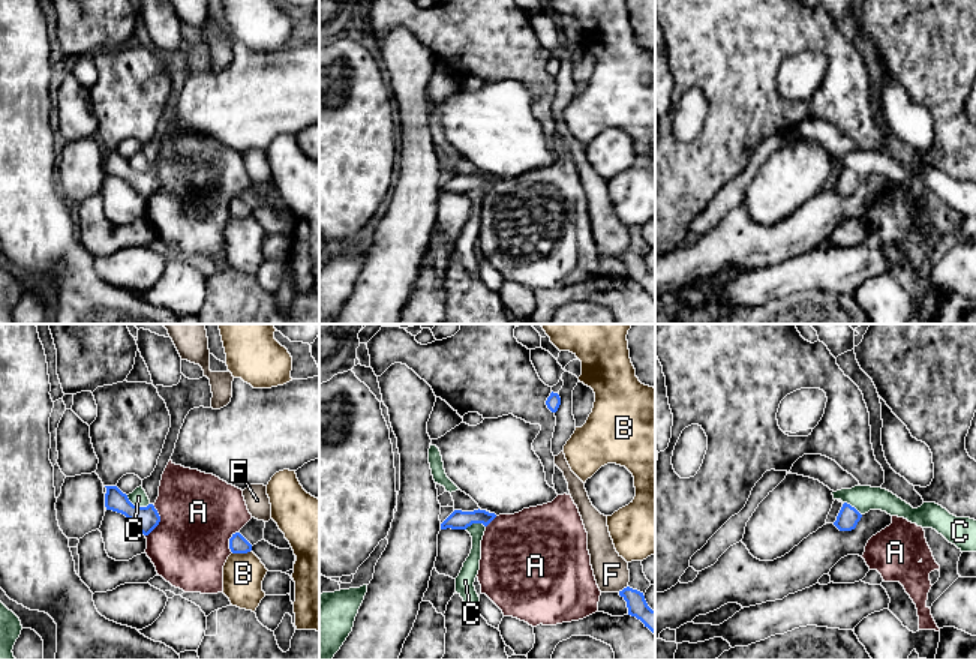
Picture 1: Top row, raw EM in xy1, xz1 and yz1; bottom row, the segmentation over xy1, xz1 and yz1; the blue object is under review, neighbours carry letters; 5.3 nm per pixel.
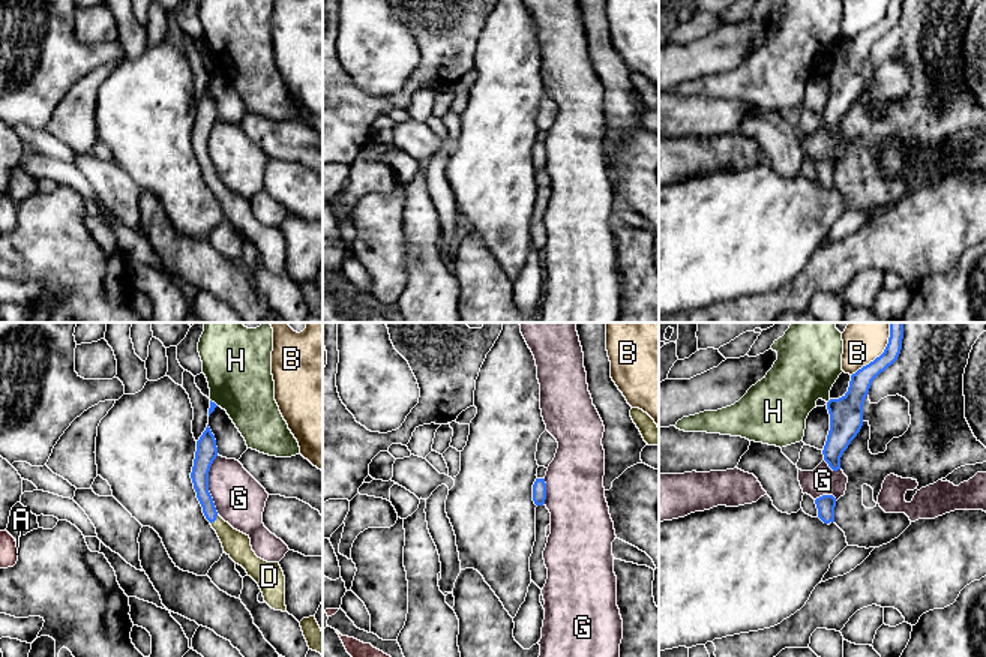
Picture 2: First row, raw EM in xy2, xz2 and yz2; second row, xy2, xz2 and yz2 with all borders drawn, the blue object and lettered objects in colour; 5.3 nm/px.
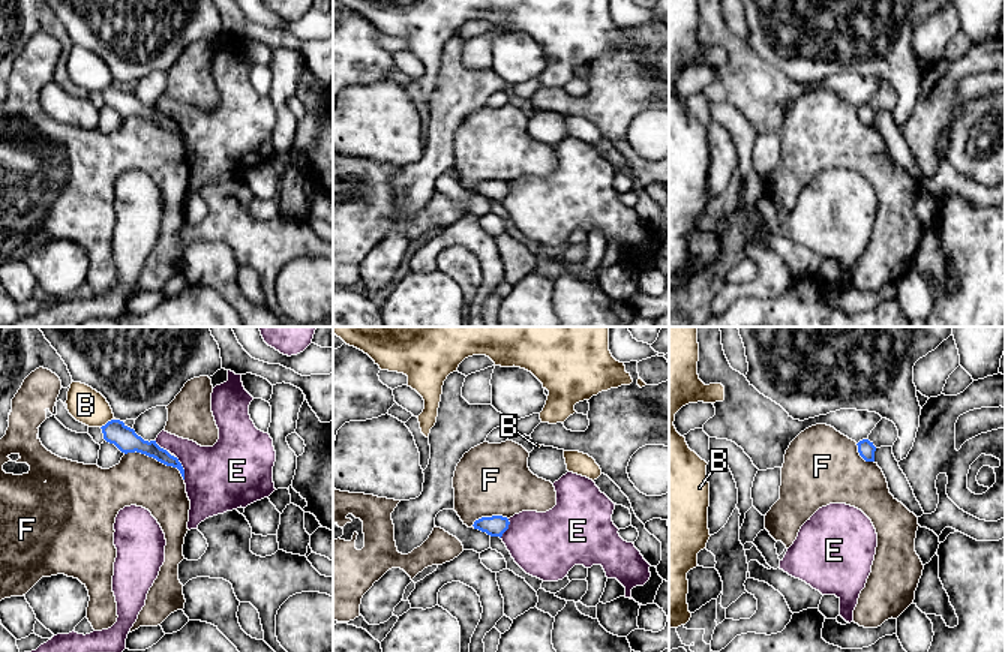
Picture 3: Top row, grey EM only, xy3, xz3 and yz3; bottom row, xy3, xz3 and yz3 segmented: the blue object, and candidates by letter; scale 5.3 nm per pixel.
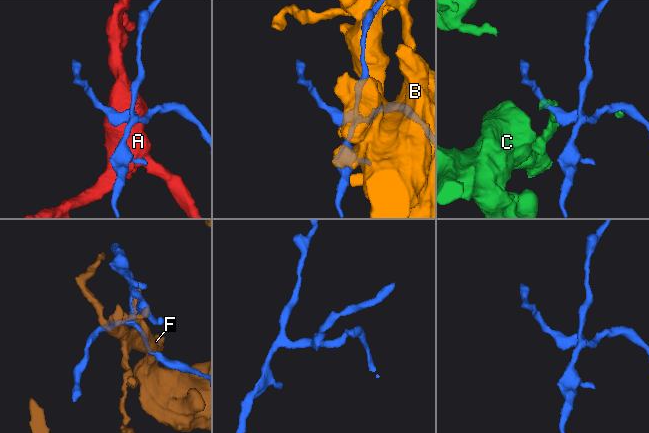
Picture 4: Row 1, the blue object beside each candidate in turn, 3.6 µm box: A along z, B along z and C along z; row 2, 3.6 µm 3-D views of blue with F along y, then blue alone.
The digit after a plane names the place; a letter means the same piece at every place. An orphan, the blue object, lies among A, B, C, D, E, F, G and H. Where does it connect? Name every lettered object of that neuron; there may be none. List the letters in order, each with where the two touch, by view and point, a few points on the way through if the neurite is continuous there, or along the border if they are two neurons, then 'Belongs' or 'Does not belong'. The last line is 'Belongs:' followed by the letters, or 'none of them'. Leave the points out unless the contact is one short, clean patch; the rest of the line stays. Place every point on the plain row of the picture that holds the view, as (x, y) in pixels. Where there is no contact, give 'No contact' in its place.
A: Touches blue at xy1 (159, 185). Does not belong
B: Touches blue at yz2 (875, 23). Does not belong
C: Touches blue at xy1 (135, 170). Boundary: xy1 (126, 159), (137, 170), (149, 168). Does not belong
D: Touches blue at xy2 (215, 183). Path across: xy2 (200, 140), (201, 156), (215, 183), (237, 209). Belongs
E: Touches blue at xy3 (182, 132). Does not belong
F: Touches blue at xy3 (156, 123). Does not belong
G: Touches blue at xy2 (207, 149). Boundary: xy2 (218, 119), (209, 135), (209, 158), (216, 177). Does not belong
H: Touches blue at yz2 (829, 65). Does not belong
Belongs: D

